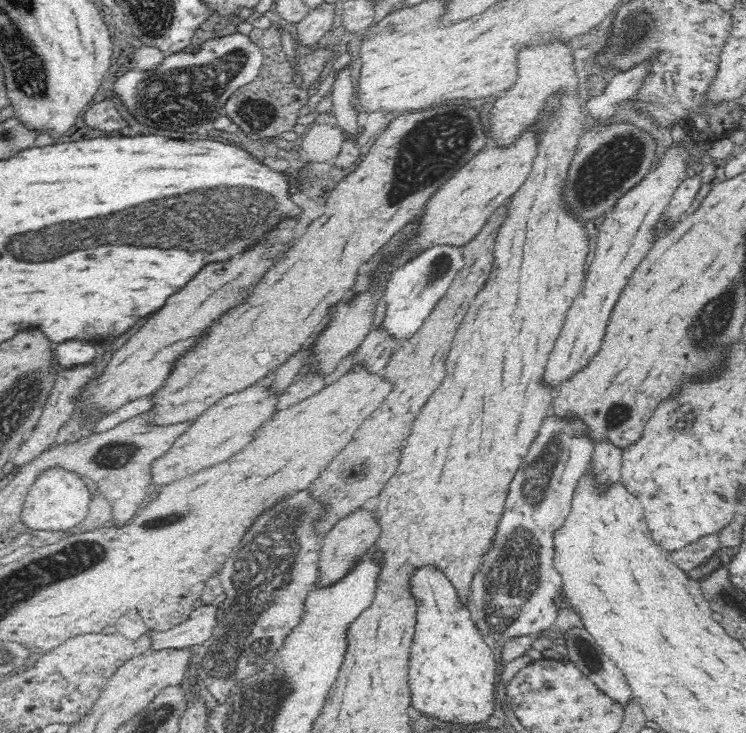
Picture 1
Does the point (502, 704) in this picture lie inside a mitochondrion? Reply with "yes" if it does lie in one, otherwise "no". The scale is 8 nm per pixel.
no

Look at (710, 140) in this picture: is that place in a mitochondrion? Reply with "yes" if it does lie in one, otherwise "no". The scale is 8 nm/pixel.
no

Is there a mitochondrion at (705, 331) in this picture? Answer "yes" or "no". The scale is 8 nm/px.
yes

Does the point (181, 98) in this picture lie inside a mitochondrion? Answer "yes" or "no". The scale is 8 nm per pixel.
yes

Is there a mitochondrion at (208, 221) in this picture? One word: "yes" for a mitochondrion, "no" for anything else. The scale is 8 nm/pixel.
yes

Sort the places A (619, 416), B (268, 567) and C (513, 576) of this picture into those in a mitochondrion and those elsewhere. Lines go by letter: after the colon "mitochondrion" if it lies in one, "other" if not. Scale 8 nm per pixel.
A: mitochondrion
B: mitochondrion
C: mitochondrion

